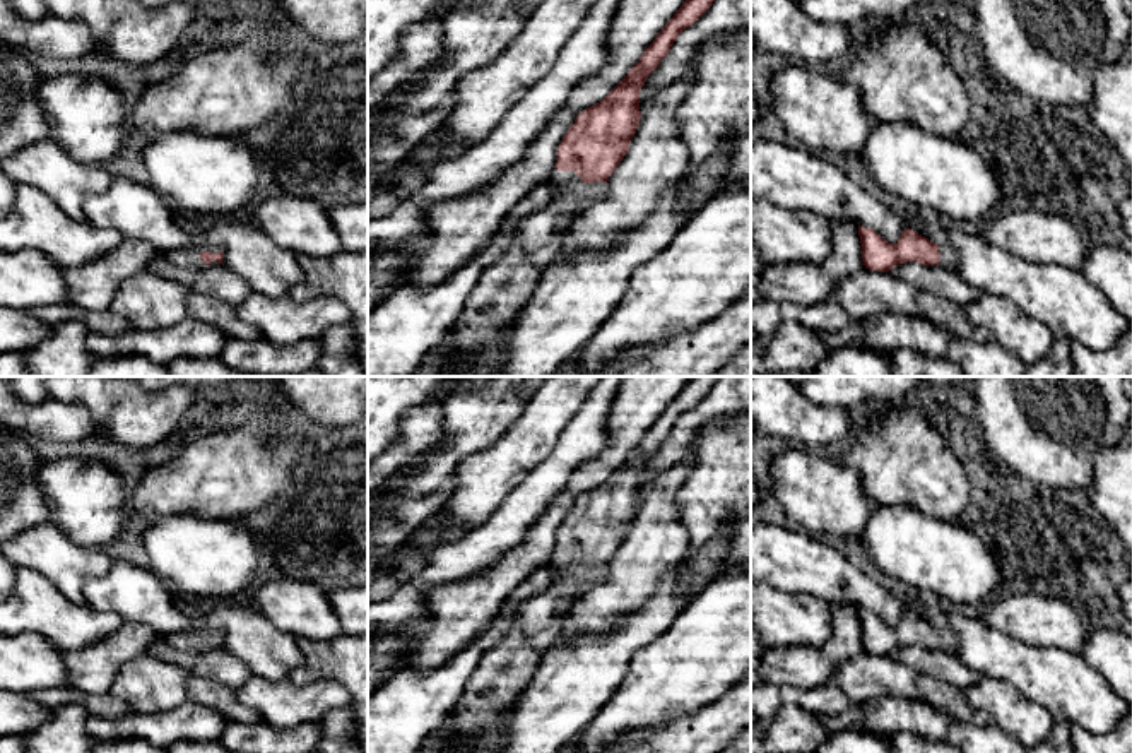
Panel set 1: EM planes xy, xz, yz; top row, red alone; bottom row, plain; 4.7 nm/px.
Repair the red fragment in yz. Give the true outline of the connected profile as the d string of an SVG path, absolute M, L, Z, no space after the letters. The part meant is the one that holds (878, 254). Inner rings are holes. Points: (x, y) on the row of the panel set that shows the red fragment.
M858 226L858 236L862 243L862 262L869 270L889 272L905 262L940 265L952 270L959 265L959 252L952 245L935 245L910 228L905 228L896 243L887 243L874 229L864 226Z

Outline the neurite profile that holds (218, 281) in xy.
M159 255L149 264L147 270L183 284L190 293L210 294L234 308L253 294L248 282L222 264L203 269L186 269L171 264L164 255Z

